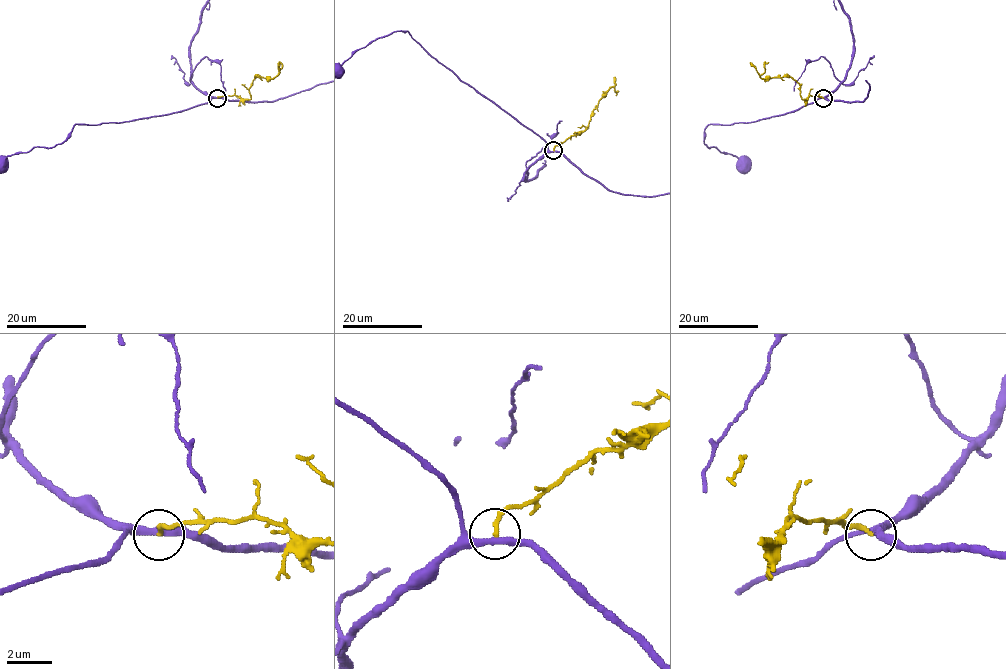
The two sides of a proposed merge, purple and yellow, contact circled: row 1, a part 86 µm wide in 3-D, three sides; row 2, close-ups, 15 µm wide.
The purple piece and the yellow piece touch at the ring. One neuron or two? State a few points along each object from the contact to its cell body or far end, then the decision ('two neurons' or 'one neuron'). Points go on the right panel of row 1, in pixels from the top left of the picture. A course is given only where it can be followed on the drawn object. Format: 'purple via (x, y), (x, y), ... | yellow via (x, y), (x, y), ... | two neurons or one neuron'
purple via (824, 98), (817, 98), (785, 114), (755, 121), (710, 124), (704, 130), (704, 143), (734, 155), (742, 164) | yellow via (823, 98), (809, 95), (803, 99), (799, 84), (789, 76), (761, 78), (763, 65), (768, 62) | two neurons

